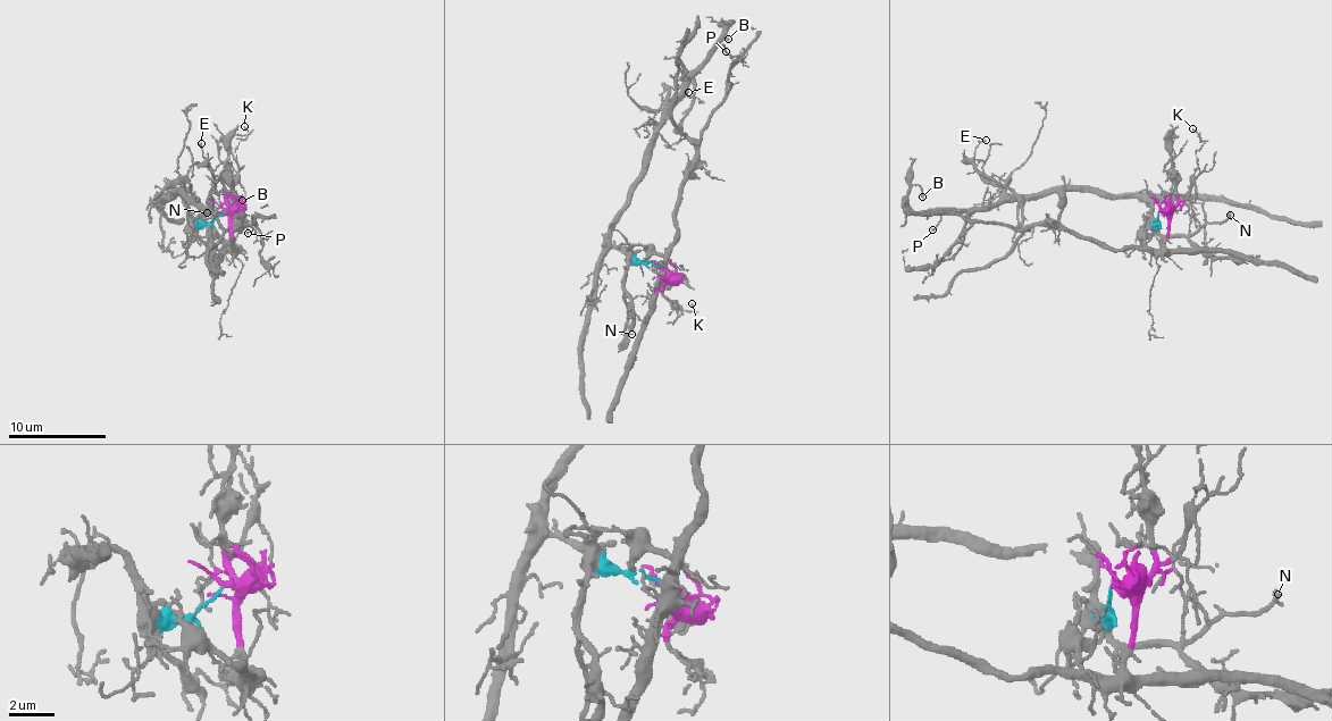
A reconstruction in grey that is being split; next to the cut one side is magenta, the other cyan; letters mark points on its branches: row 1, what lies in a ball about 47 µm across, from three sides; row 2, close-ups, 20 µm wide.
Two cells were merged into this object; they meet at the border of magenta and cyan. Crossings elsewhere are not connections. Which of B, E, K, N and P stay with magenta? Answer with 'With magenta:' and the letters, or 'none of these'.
With magenta: E, K, P

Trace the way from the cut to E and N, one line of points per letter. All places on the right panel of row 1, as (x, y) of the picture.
E: (1158, 209), (1167, 217), (1159, 249), (1104, 249), (1025, 226), (1019, 199), (974, 165), (986, 141)
N: (1158, 211), (1156, 231), (1162, 235), (1191, 236), (1208, 224), (1223, 221), (1229, 214)

